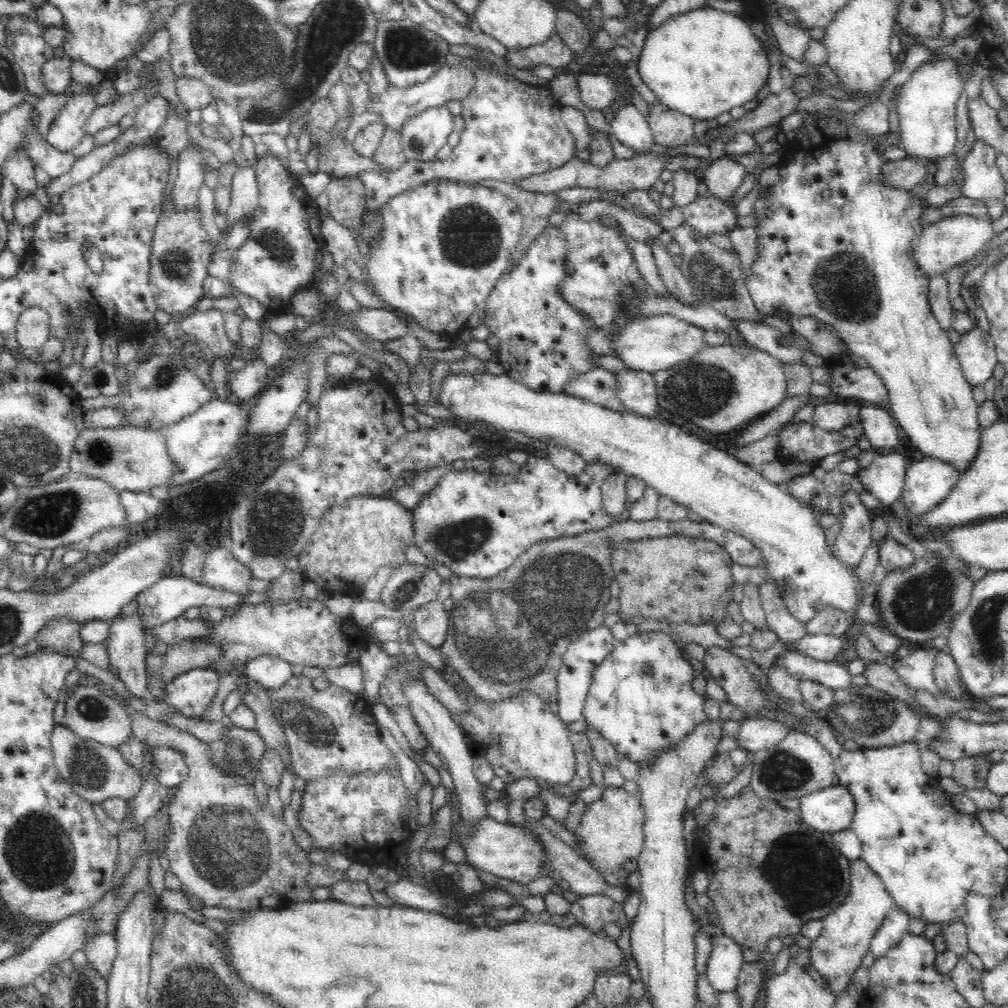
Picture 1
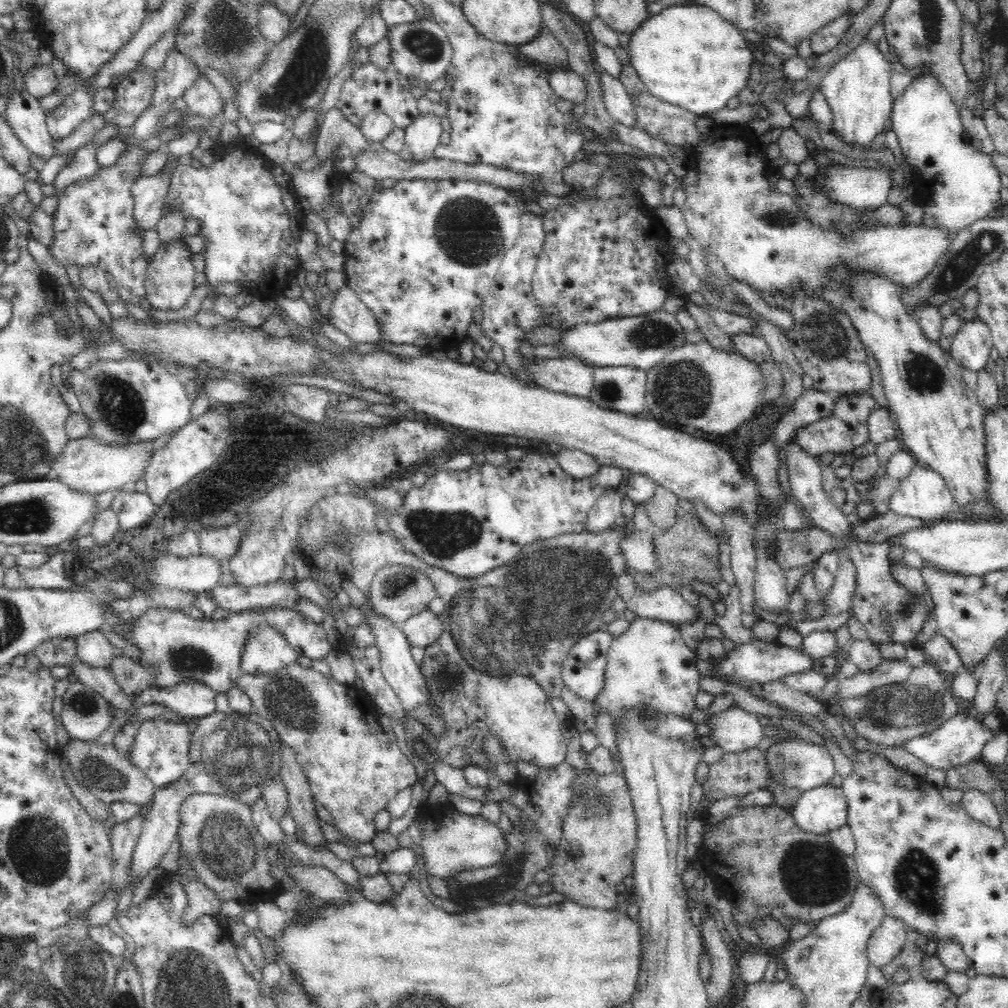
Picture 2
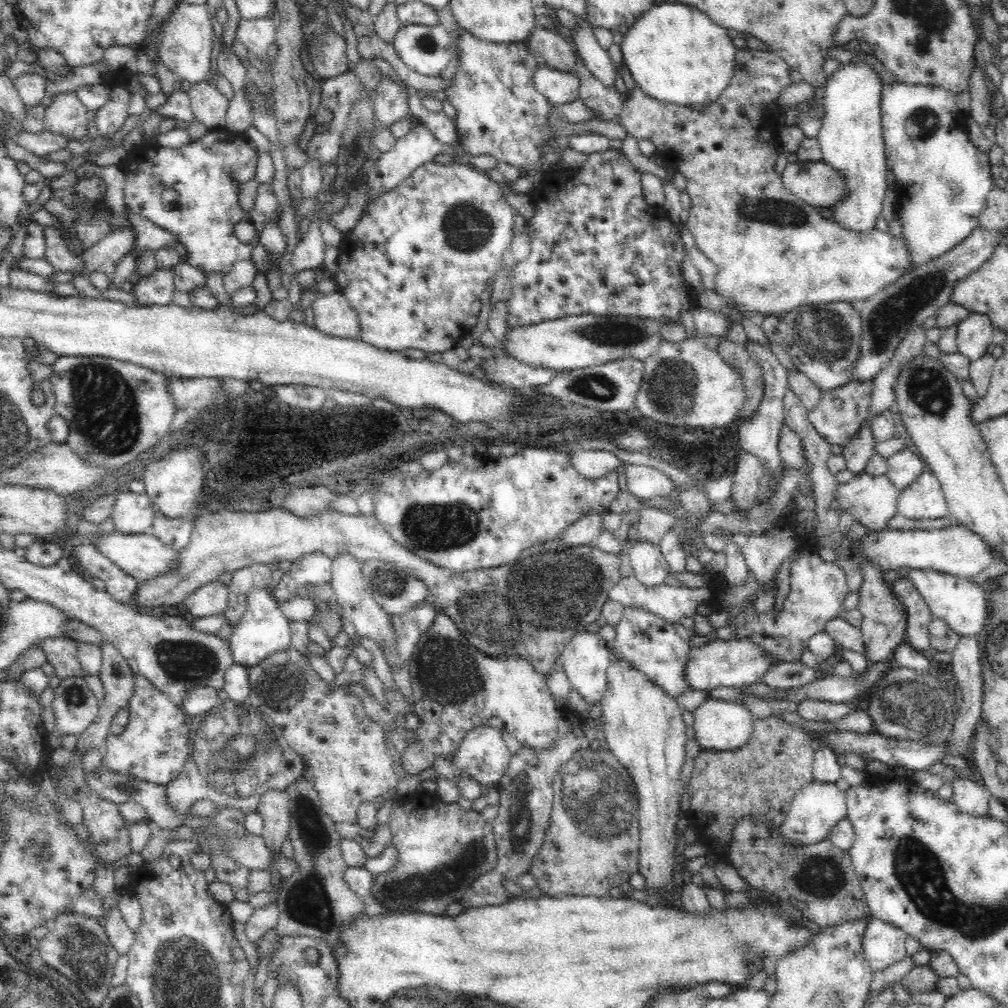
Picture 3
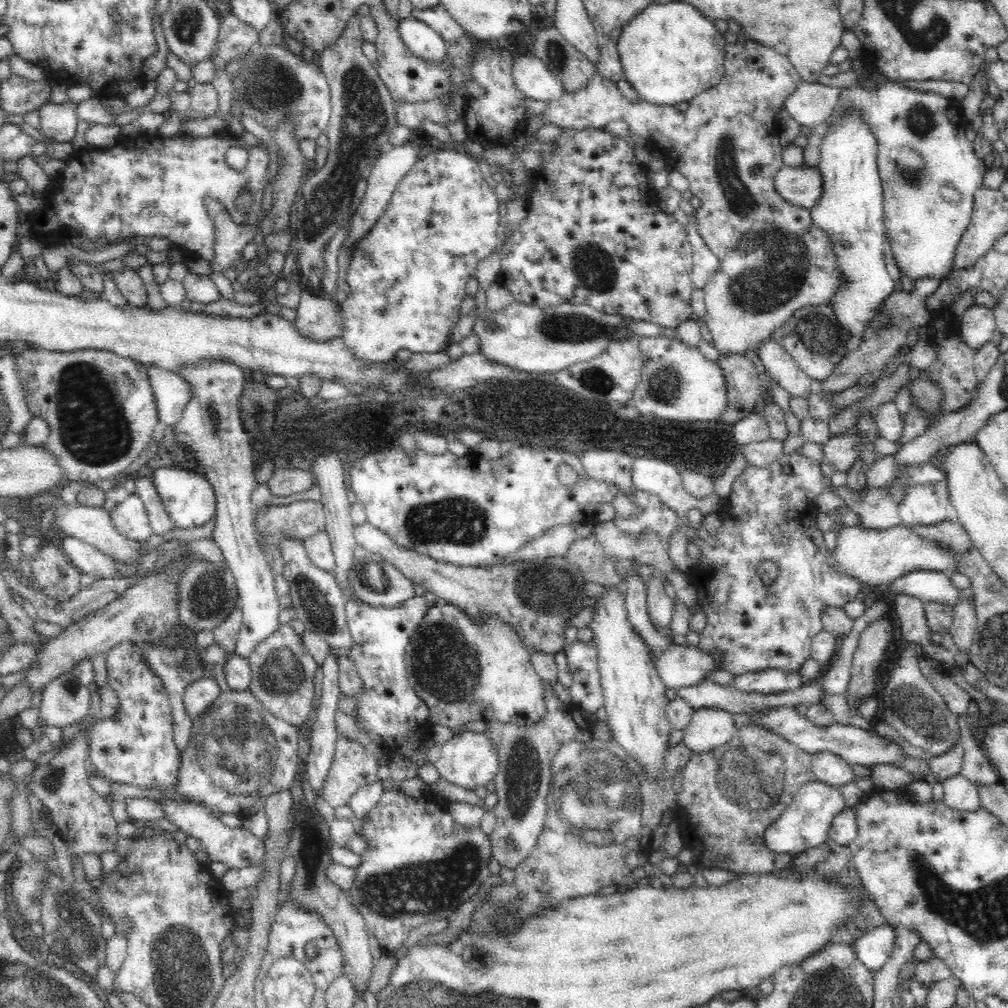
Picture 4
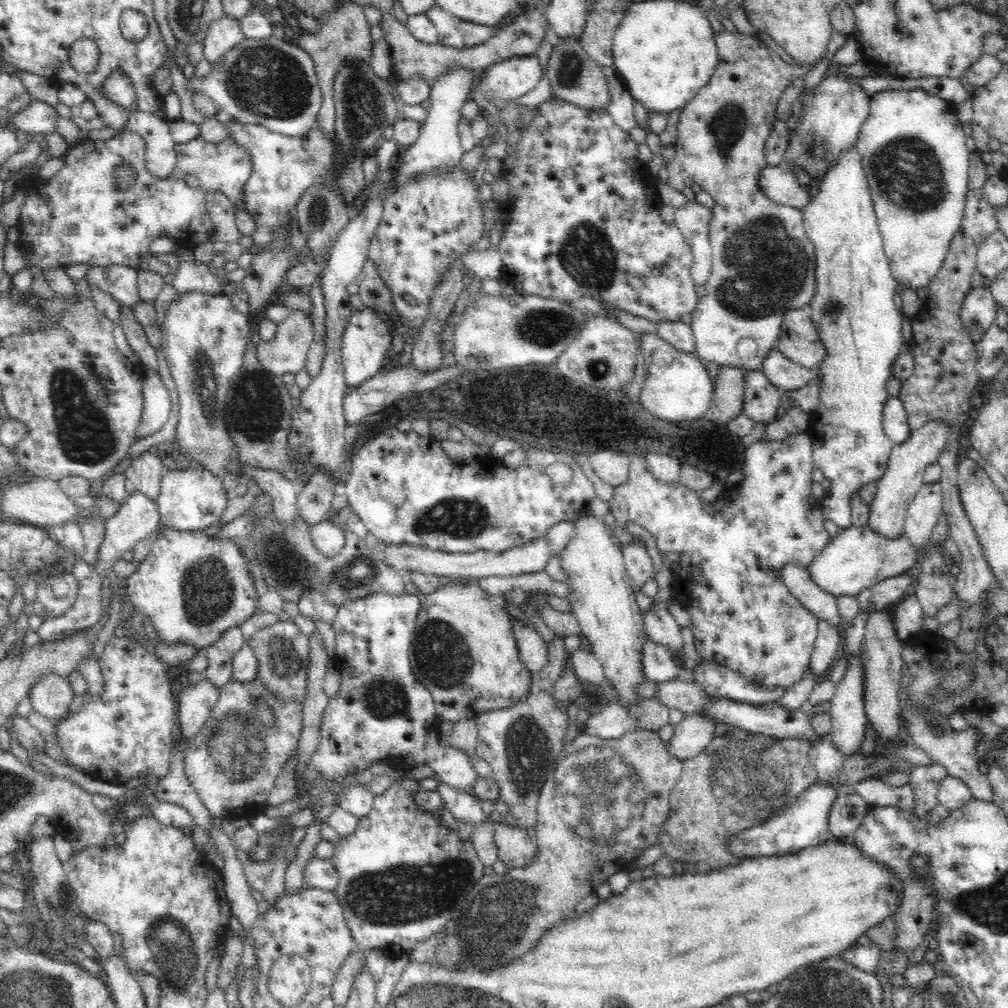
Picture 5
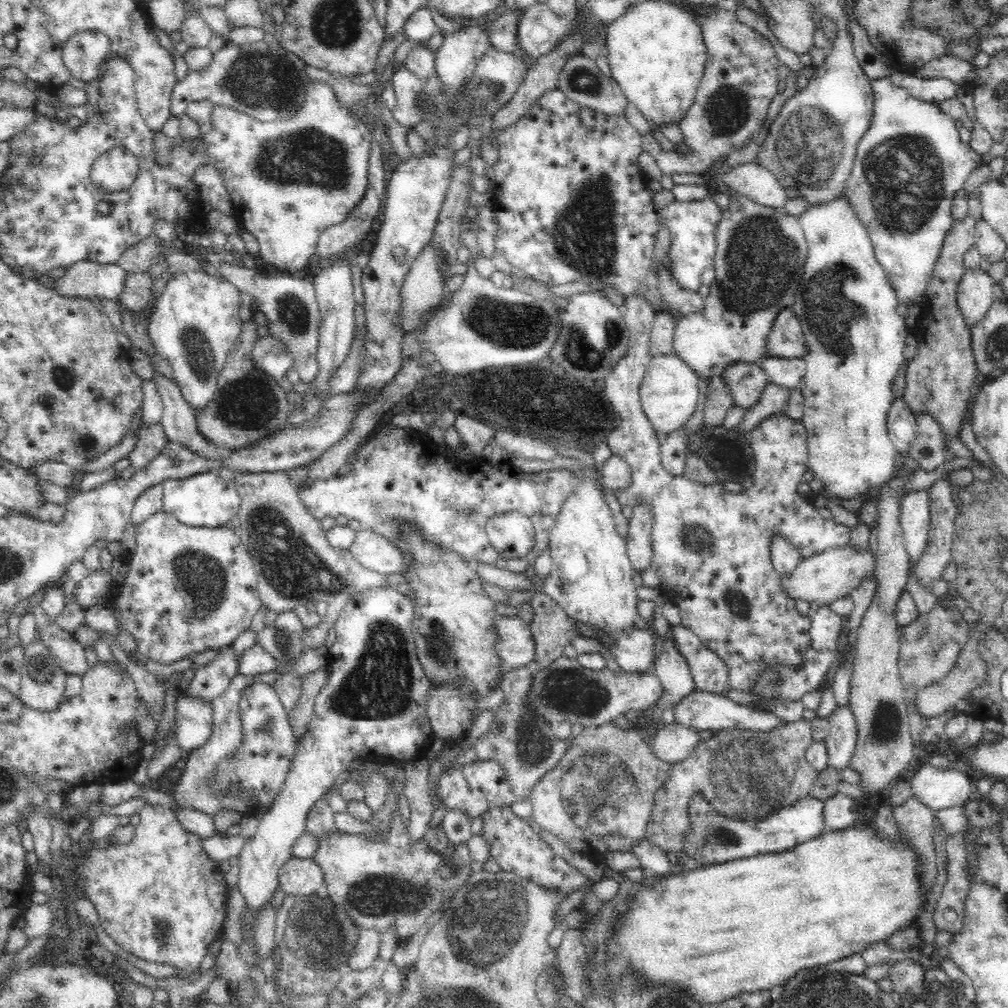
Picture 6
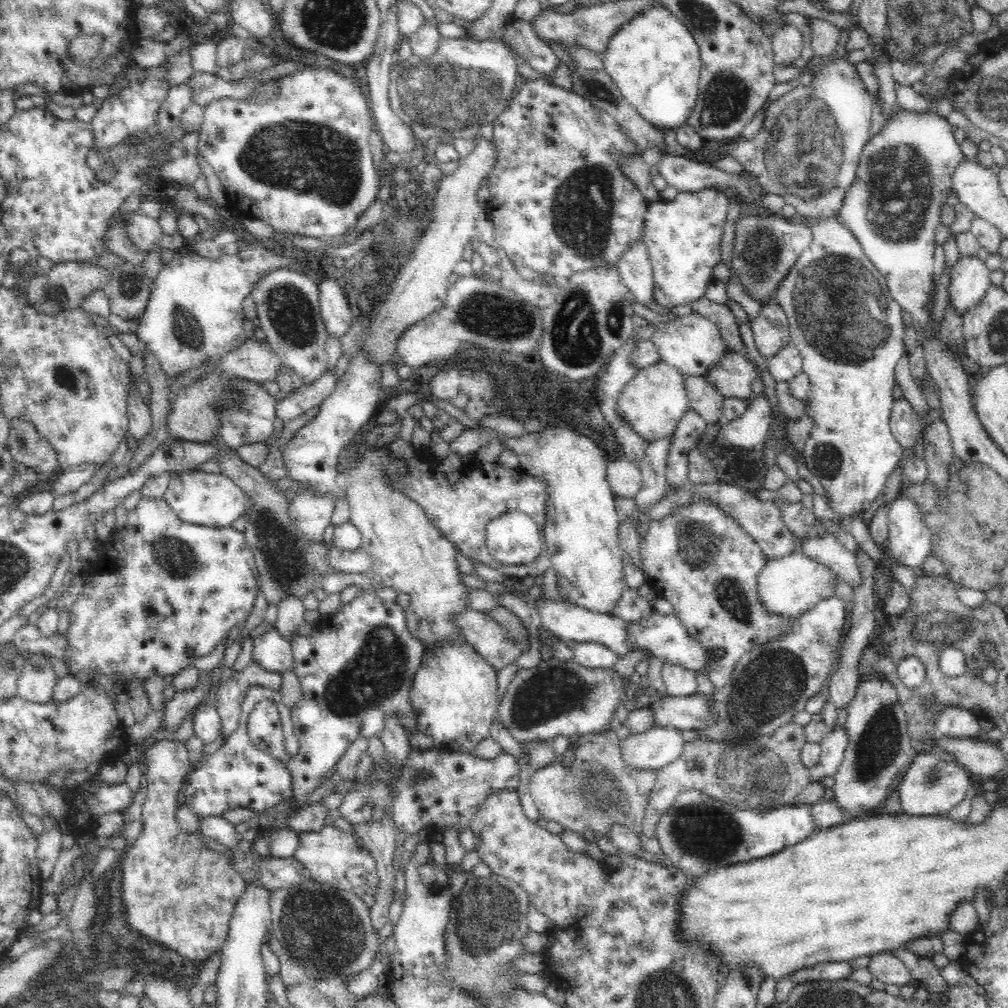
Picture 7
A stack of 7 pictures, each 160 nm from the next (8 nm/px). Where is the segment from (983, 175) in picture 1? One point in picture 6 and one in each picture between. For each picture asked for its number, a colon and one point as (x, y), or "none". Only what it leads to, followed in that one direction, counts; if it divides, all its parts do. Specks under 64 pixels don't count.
2: (964, 185)
3: (920, 132)
4: (919, 151)
5: (913, 148)
6: (911, 162)

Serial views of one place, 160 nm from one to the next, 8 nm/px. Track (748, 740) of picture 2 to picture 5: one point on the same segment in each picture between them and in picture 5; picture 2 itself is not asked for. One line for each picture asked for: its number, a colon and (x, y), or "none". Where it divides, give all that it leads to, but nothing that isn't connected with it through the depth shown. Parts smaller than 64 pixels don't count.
3: (720, 725)
4: (709, 728)
5: (692, 735)

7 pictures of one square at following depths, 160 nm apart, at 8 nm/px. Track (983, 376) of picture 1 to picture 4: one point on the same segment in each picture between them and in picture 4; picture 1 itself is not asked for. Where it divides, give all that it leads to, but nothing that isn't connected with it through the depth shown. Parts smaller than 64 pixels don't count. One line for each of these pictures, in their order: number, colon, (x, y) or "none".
2: (971, 349)
3: (973, 335)
4: (976, 326)

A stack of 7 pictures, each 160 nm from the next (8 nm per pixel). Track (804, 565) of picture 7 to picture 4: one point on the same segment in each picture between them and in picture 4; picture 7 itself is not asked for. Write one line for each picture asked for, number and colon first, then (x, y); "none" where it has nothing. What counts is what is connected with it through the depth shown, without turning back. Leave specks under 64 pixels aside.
4: (874, 557)
5: (857, 557)
6: (824, 578)

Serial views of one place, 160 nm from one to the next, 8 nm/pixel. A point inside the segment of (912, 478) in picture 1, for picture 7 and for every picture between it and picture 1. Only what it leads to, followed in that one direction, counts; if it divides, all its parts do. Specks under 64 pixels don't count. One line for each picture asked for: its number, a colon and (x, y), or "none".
2: (923, 494)
3: (923, 498)
4: (924, 504)
5: (925, 509)
6: (913, 517)
7: (909, 543)

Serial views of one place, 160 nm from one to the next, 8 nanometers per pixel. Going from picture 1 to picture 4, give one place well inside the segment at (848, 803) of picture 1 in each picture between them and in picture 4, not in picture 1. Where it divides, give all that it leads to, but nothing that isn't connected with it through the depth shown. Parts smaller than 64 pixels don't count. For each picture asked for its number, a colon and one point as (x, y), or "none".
2: (821, 810)
3: (818, 806)
4: (805, 823)

